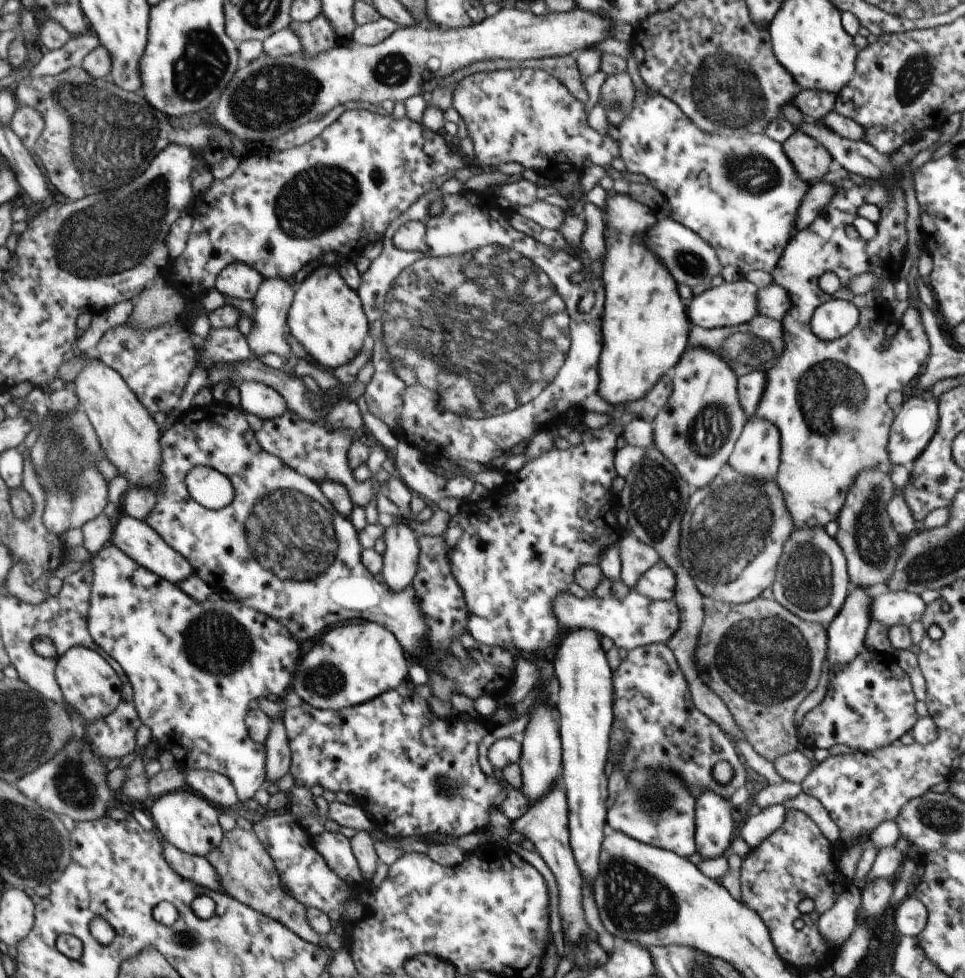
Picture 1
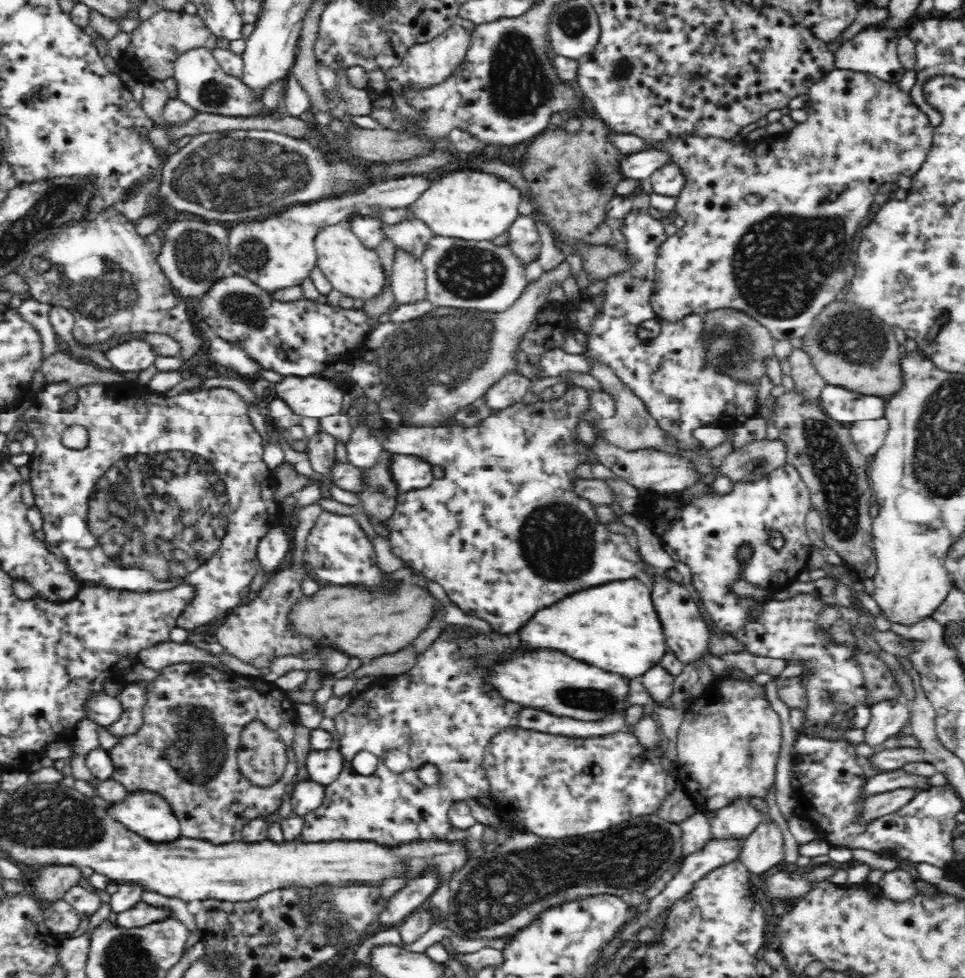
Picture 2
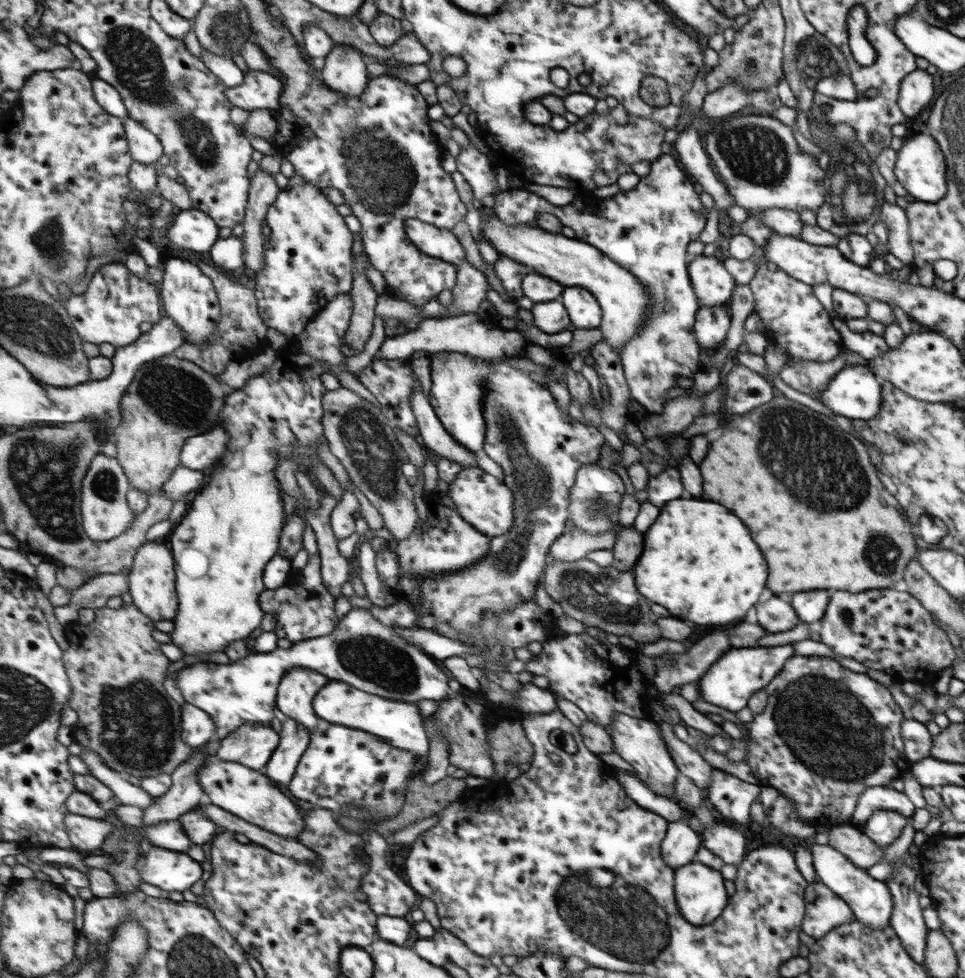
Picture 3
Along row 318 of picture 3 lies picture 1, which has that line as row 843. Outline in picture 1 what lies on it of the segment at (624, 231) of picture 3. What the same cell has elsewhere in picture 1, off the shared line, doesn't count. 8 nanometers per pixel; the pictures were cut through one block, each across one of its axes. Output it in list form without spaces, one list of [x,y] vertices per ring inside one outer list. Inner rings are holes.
[[[640,768],[626,776],[614,806],[608,813],[608,824],[630,838],[688,858],[696,852],[694,848],[694,797],[676,775],[662,769]]]

